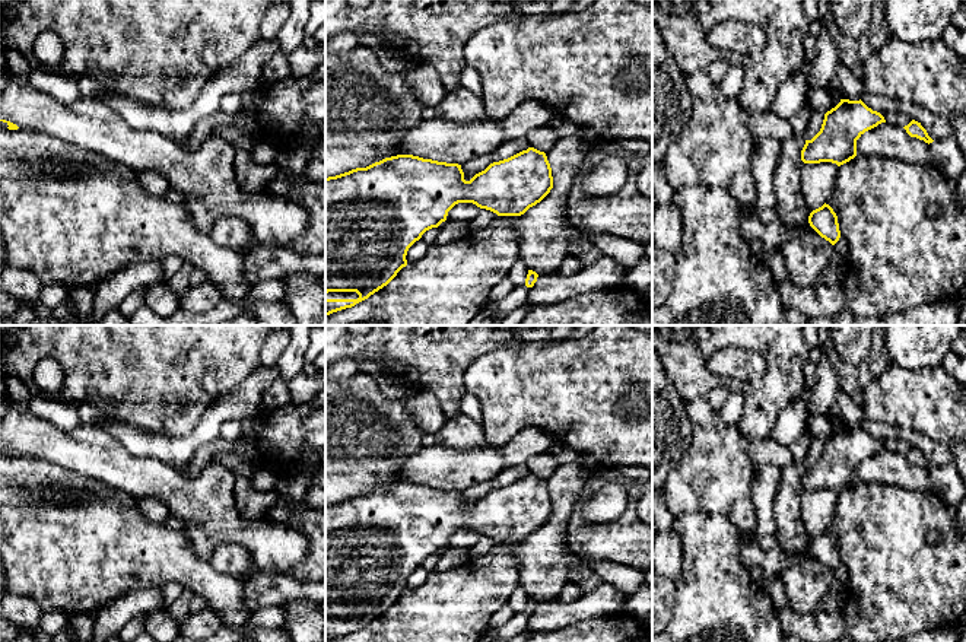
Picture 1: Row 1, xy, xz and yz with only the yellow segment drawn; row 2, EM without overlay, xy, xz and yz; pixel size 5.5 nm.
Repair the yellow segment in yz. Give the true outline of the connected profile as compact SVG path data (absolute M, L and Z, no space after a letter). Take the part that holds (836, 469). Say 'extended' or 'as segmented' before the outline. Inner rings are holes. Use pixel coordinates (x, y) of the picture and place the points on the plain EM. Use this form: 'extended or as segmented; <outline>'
as segmented; M841 426L824 441L820 458L811 467L805 467L801 487L804 490L832 489L841 493L857 483L857 467L881 449L886 449L884 444L861 426Z

